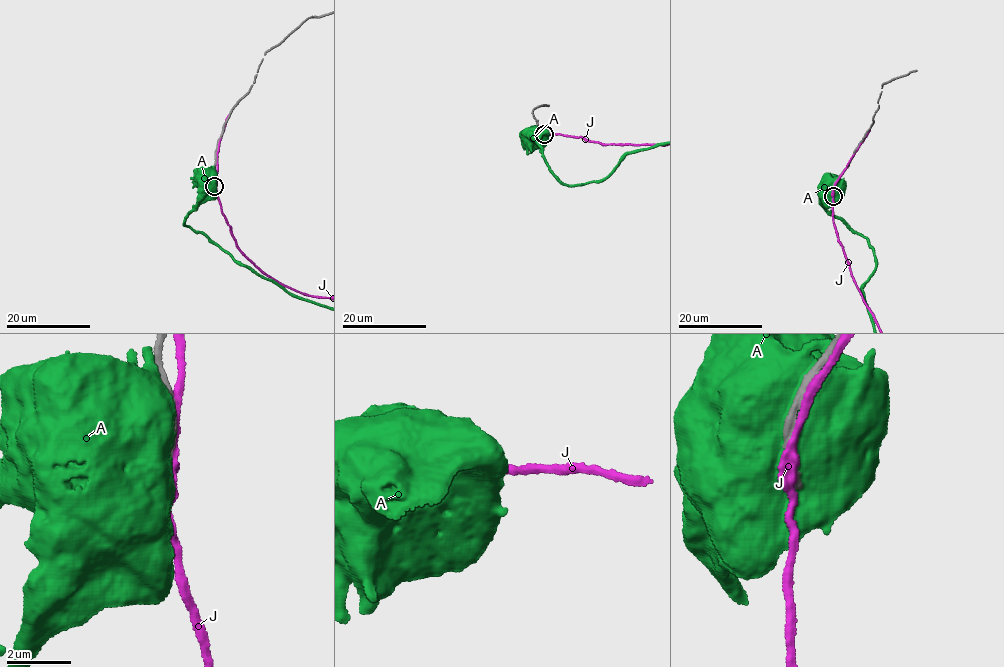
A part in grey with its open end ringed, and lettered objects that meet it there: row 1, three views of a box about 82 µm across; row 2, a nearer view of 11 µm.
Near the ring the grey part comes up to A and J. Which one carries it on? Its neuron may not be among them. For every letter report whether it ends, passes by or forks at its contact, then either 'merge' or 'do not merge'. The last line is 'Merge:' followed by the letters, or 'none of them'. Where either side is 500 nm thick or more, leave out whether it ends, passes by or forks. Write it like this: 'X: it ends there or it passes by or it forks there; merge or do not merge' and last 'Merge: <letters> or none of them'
A: do not merge
J: it passes by; do not merge
Merge: none of them

